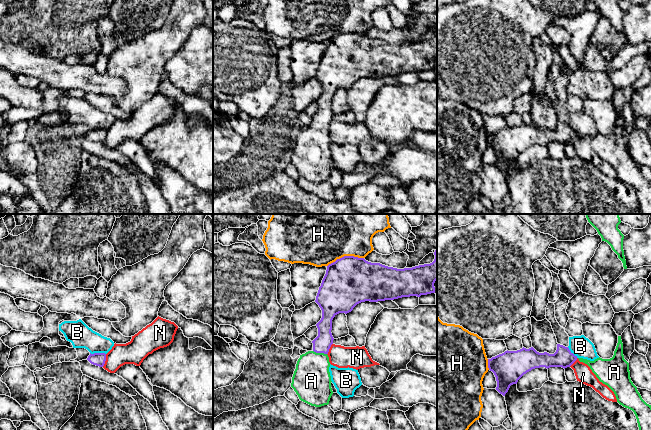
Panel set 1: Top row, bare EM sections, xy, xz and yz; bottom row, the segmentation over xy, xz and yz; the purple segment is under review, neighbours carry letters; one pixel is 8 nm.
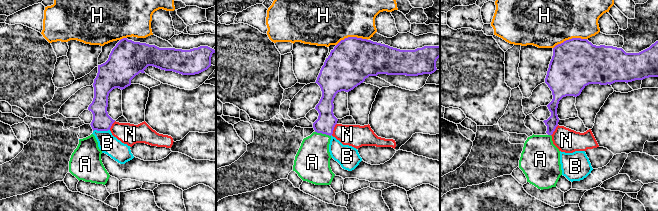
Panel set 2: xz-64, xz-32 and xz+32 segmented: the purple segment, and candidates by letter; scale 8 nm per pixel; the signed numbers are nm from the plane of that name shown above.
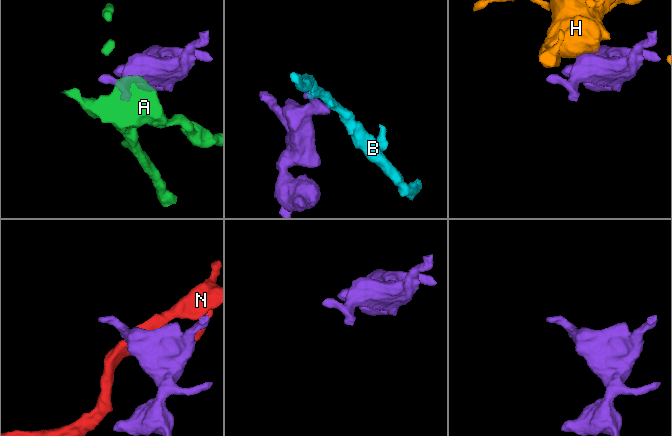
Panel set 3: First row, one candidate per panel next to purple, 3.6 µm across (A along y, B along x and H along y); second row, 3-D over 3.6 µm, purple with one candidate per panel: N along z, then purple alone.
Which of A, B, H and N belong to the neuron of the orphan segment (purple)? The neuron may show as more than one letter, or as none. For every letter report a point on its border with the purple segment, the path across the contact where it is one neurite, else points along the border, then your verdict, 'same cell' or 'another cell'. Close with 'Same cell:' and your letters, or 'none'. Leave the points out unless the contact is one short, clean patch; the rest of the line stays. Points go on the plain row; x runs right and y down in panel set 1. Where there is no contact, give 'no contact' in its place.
A: meets purple in xz at (320, 128); runs through xz (321, 120), (320, 128), (312, 144), (311, 157); same cell
B: meets purple in xy at (98, 129); another cell
H: meets purple in xz at (345, 32); border along xz (363, 33), (342, 32), (327, 42); another cell
N: meets purple in xy at (105, 136); border along xy (106, 130), (106, 136), (102, 142); another cell
Same cell: A

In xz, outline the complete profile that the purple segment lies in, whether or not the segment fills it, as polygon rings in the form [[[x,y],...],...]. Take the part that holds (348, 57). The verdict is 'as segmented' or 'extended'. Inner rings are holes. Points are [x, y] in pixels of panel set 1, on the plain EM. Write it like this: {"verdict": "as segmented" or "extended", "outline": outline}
{"verdict": "extended", "outline": [[[437,25],[434,31],[435,35],[430,40],[404,45],[371,39],[364,34],[354,32],[344,32],[327,42],[315,76],[322,86],[322,94],[316,100],[318,112],[312,117],[313,126],[300,131],[292,153],[291,163],[301,177],[311,182],[321,183],[329,180],[333,170],[329,148],[330,138],[327,131],[334,116],[331,109],[333,94],[339,89],[351,88],[357,80],[365,77],[378,78],[435,69]]]}

